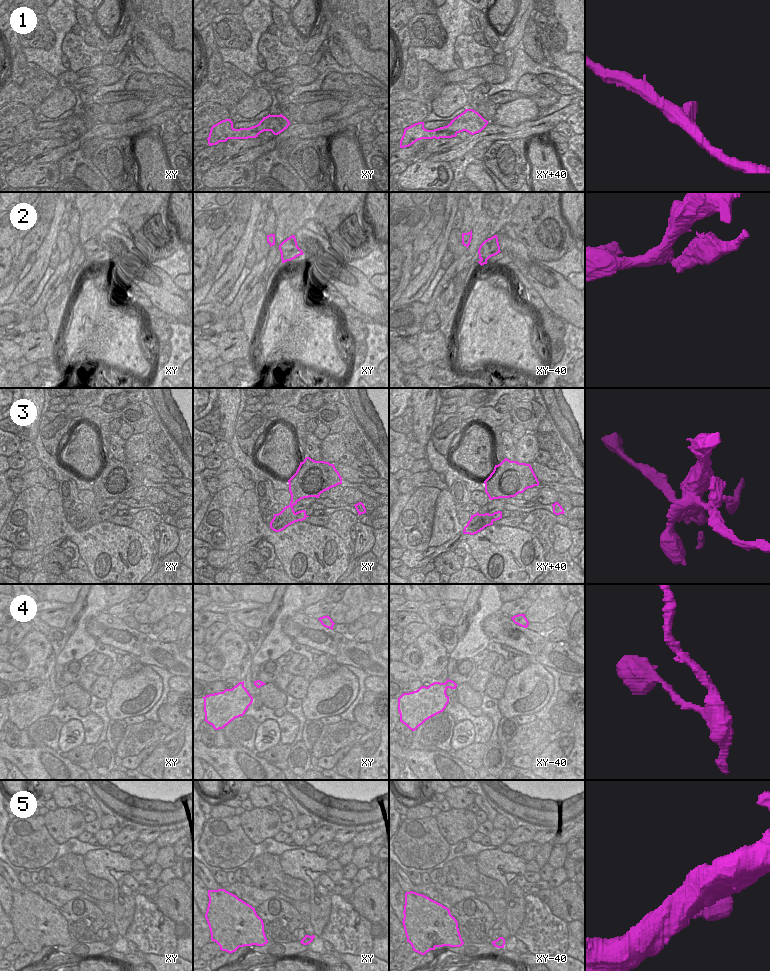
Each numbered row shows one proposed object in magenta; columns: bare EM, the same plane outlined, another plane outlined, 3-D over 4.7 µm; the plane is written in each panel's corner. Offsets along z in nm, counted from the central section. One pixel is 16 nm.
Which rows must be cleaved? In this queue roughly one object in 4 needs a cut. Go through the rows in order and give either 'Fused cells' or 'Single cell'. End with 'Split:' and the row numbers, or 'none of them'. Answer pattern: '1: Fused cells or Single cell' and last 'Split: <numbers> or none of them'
1: Single cell
2: Fused cells
3: Fused cells
4: Single cell
5: Single cell
Split: 2, 3

